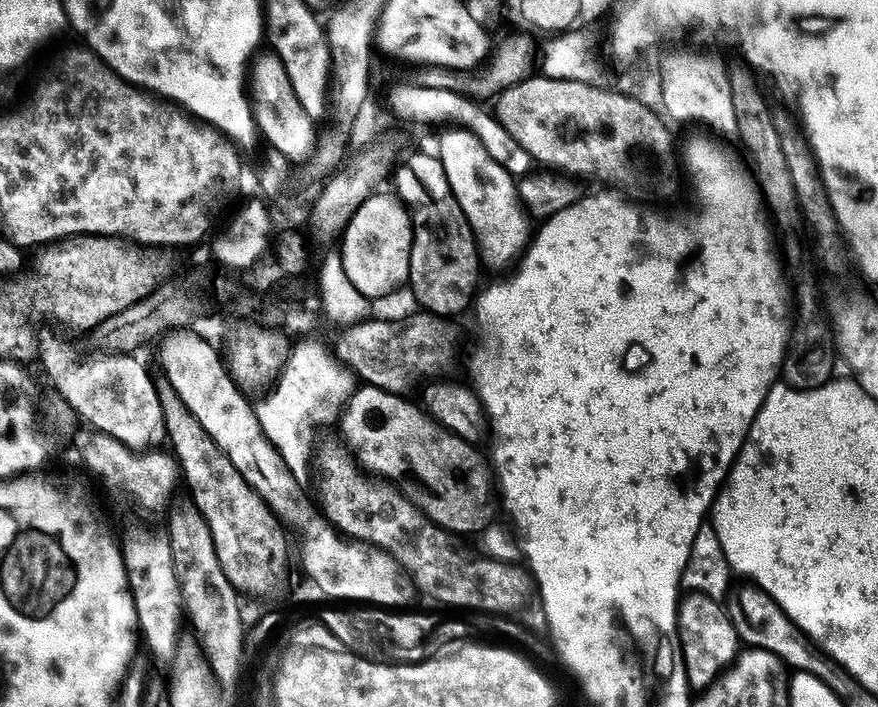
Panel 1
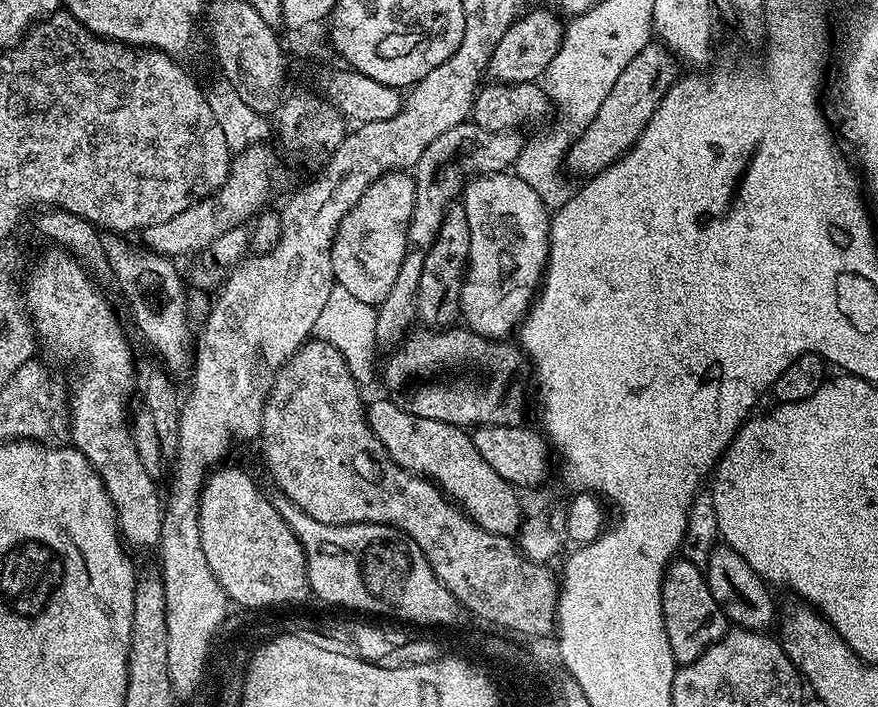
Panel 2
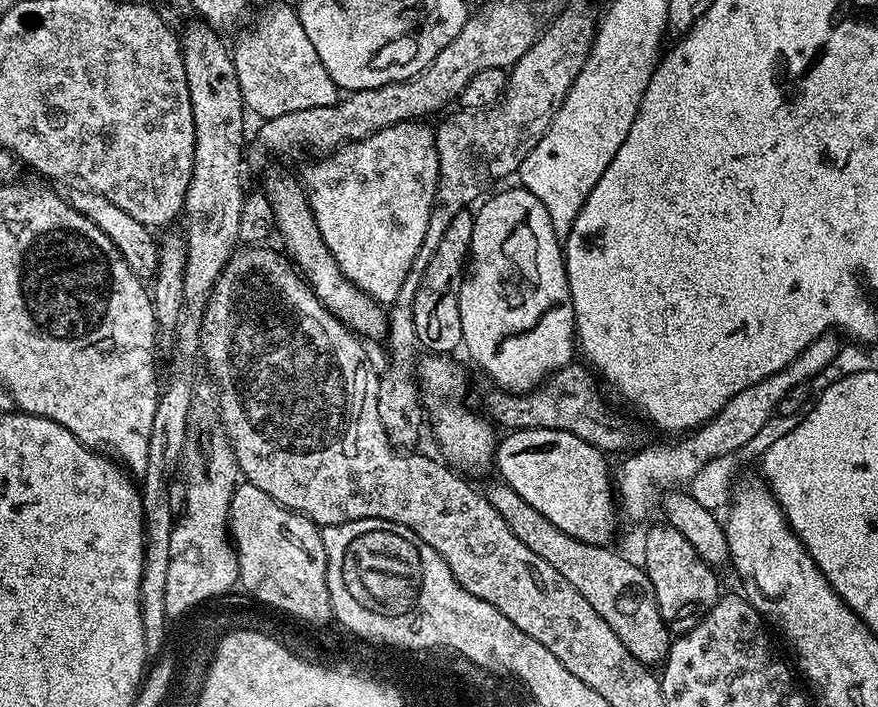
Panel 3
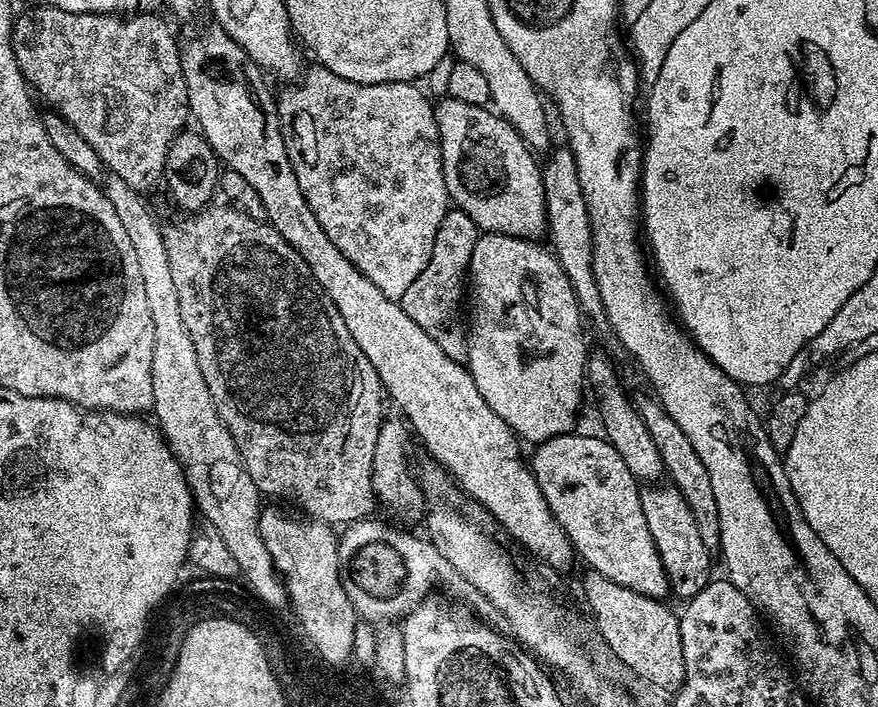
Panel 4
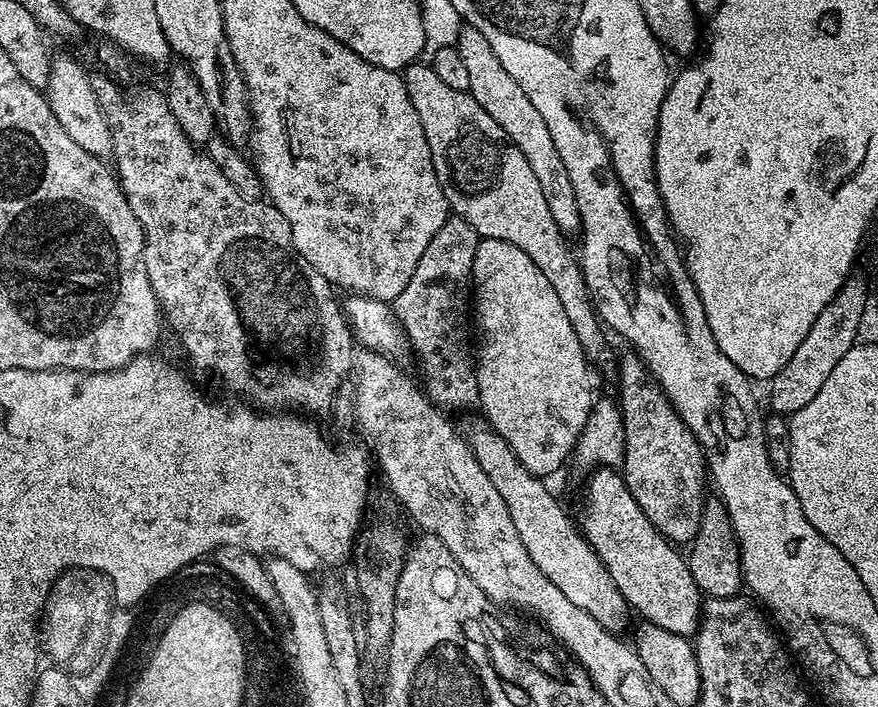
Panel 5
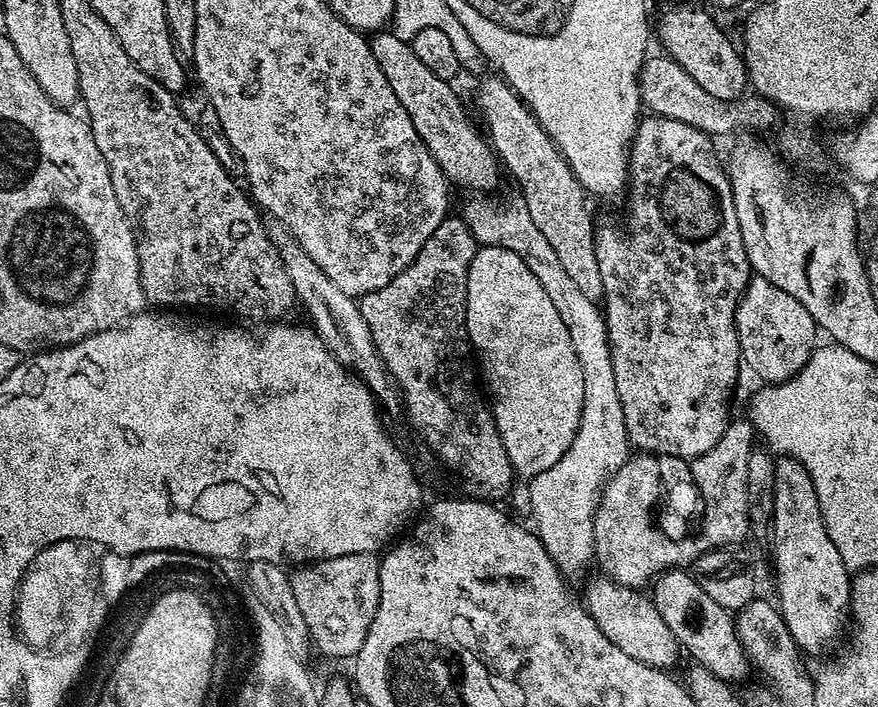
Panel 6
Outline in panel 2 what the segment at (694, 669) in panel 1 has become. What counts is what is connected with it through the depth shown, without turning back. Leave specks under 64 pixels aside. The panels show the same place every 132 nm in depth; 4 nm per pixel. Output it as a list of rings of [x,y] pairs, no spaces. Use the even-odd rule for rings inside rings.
[[[677,558],[664,571],[662,586],[662,618],[666,626],[666,638],[670,640],[670,650],[674,654],[677,665],[693,664],[710,646],[714,646],[729,631],[730,621],[714,602],[714,594],[710,594],[710,586],[702,568],[690,561]]]

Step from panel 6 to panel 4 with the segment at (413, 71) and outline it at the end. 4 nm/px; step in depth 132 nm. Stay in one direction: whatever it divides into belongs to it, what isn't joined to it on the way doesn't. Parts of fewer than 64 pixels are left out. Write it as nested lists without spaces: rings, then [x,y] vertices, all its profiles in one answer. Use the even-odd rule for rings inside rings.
[[[444,98],[441,104],[435,105],[436,121],[438,122],[438,134],[440,135],[440,149],[442,150],[442,170],[446,178],[446,190],[448,191],[449,201],[455,207],[461,208],[475,222],[481,233],[498,232],[503,236],[520,236],[523,240],[536,240],[545,235],[548,226],[548,215],[546,214],[546,198],[544,197],[544,173],[541,165],[536,164],[533,149],[529,148],[524,140],[514,130],[510,121],[505,120],[503,116],[497,114],[491,107],[482,104],[471,104],[470,102],[458,102],[451,98]],[[596,352],[587,357],[586,360],[586,384],[596,395],[596,404],[600,407],[600,424],[604,427],[602,436],[608,440],[616,450],[619,457],[626,462],[626,470],[630,470],[630,474],[634,474],[637,481],[640,482],[656,482],[659,476],[665,475],[664,463],[662,462],[662,454],[658,454],[658,446],[654,446],[654,438],[650,438],[650,430],[646,430],[646,422],[642,422],[640,411],[636,409],[633,397],[628,397],[625,385],[622,383],[621,373],[616,373],[616,368],[612,365],[612,360],[604,352]]]

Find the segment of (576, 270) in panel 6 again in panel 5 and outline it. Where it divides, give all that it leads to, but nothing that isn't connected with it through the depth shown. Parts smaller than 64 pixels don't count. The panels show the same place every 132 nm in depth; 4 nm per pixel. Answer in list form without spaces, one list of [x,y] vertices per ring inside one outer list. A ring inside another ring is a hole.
[[[461,27],[460,36],[456,39],[454,47],[462,58],[466,58],[466,67],[470,77],[469,94],[502,126],[502,130],[512,139],[514,146],[526,154],[526,162],[534,169],[534,174],[538,177],[538,182],[542,182],[542,194],[546,194],[546,206],[550,206],[550,214],[554,222],[558,222],[561,230],[579,229],[580,211],[578,210],[578,198],[574,198],[574,186],[570,186],[570,178],[566,174],[566,166],[562,166],[562,158],[558,155],[558,150],[554,146],[554,138],[550,138],[550,130],[546,127],[546,122],[542,114],[526,98],[526,93],[522,91],[522,86],[510,74],[506,74],[506,69],[502,67],[502,62],[498,62],[494,50],[490,50],[490,42],[473,28]]]

